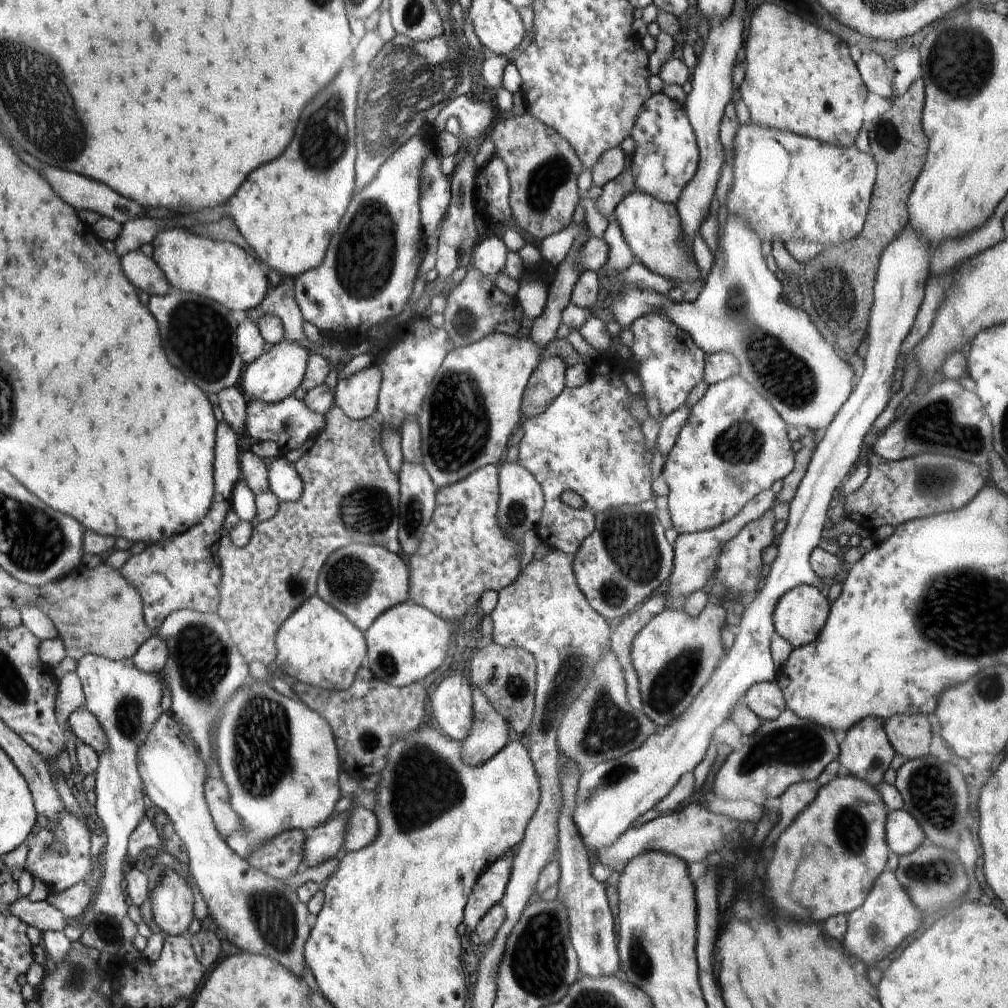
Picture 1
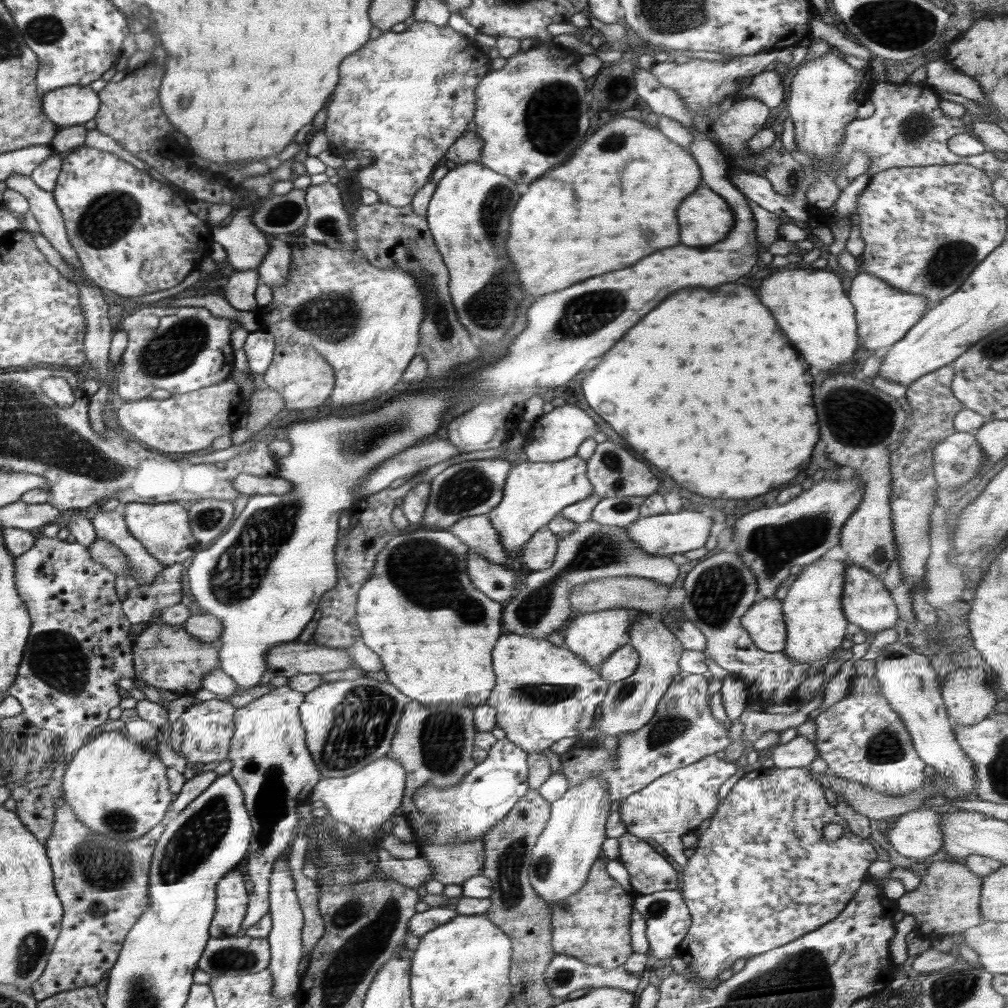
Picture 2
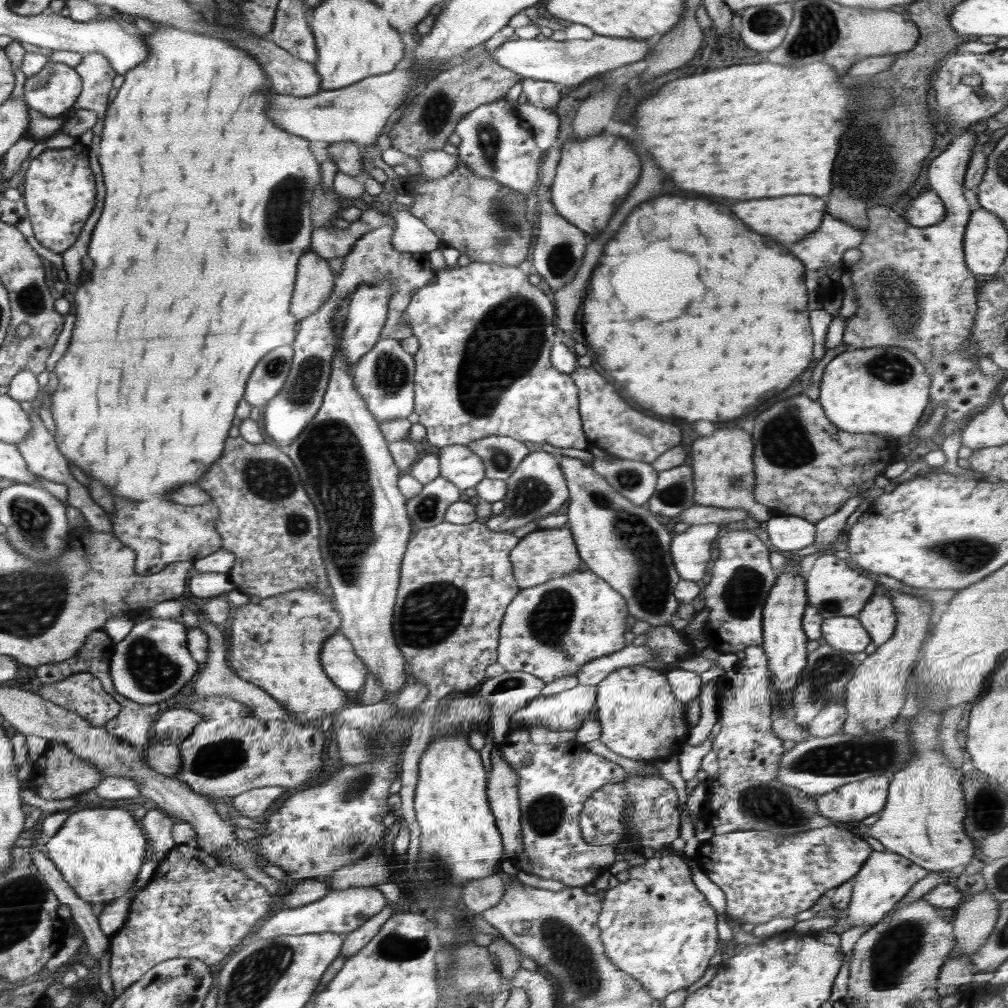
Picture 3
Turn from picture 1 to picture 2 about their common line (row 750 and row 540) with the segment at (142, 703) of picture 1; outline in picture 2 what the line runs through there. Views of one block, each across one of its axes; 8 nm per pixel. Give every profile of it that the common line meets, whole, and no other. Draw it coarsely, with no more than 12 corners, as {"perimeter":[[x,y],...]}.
{"perimeter":[[121,509],[100,510],[97,538],[126,556],[130,586],[155,583],[166,567],[132,536]]}

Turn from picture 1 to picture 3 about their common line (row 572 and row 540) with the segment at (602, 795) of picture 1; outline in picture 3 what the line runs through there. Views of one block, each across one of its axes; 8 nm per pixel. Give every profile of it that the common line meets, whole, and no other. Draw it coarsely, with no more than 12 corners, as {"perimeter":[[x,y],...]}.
{"perimeter":[[770,517],[768,540],[784,553],[814,543],[815,523]]}

